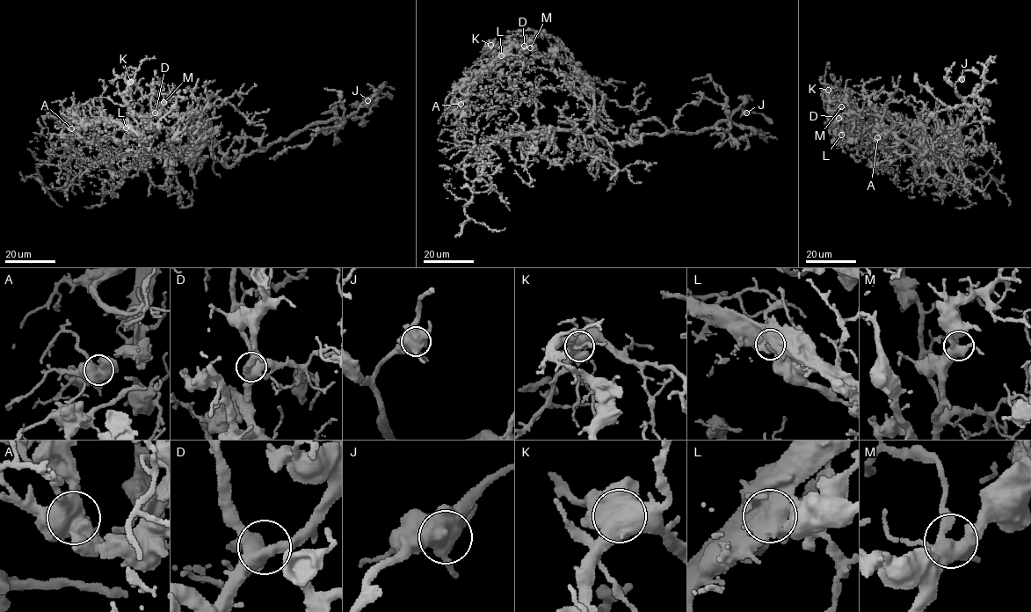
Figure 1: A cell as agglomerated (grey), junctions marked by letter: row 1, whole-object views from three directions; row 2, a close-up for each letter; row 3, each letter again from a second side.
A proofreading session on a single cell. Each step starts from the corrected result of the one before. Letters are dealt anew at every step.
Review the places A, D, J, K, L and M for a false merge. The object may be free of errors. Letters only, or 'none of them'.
L

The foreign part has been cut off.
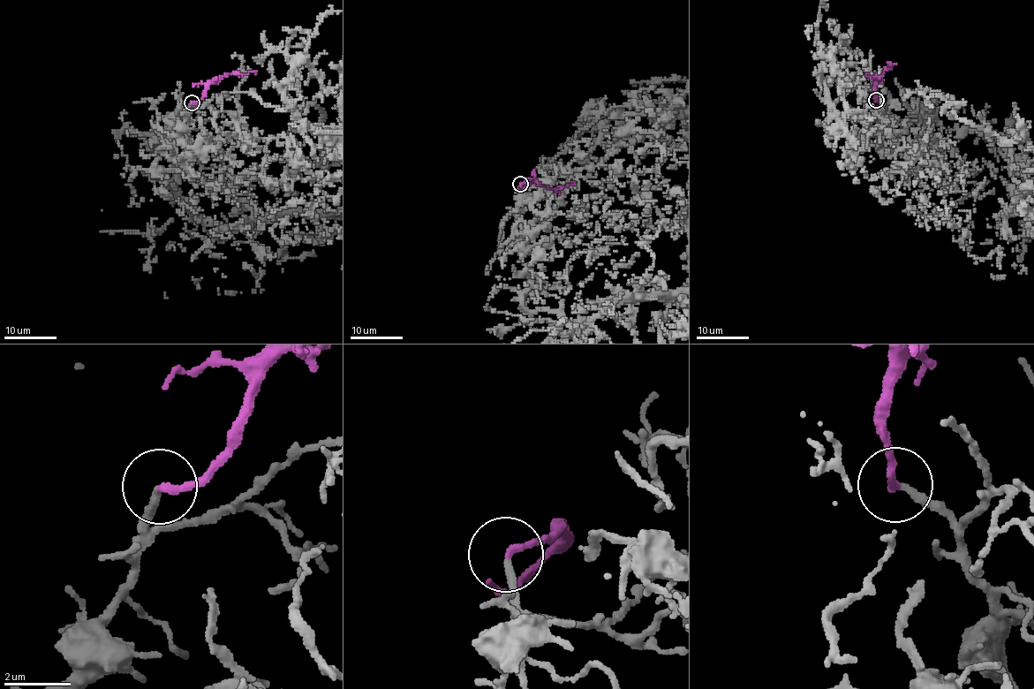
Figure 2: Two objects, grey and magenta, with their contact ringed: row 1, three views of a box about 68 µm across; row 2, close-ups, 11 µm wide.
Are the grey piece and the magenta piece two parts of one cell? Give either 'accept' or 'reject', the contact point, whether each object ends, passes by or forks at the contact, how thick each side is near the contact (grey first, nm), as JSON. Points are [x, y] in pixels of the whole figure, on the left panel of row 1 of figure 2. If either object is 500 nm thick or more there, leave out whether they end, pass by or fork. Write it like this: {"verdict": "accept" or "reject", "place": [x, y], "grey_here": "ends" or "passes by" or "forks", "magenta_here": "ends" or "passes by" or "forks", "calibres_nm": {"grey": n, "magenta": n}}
{"verdict": "accept", "place": [192, 102], "grey_here": "ends", "magenta_here": "ends", "calibres_nm": {"grey": 220, "magenta": 200}}

